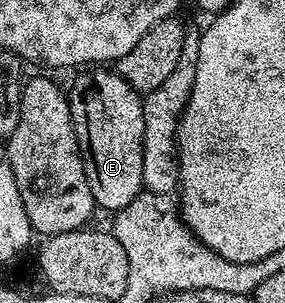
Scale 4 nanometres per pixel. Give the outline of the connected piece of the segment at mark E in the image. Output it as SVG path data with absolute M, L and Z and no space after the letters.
M98 66L93 70L83 72L86 73L76 77L74 85L68 88L72 122L84 162L84 174L88 178L88 186L92 190L94 203L99 209L107 208L110 214L115 214L126 208L137 195L144 191L142 186L142 175L144 174L143 97L118 71L111 70L109 67Z

